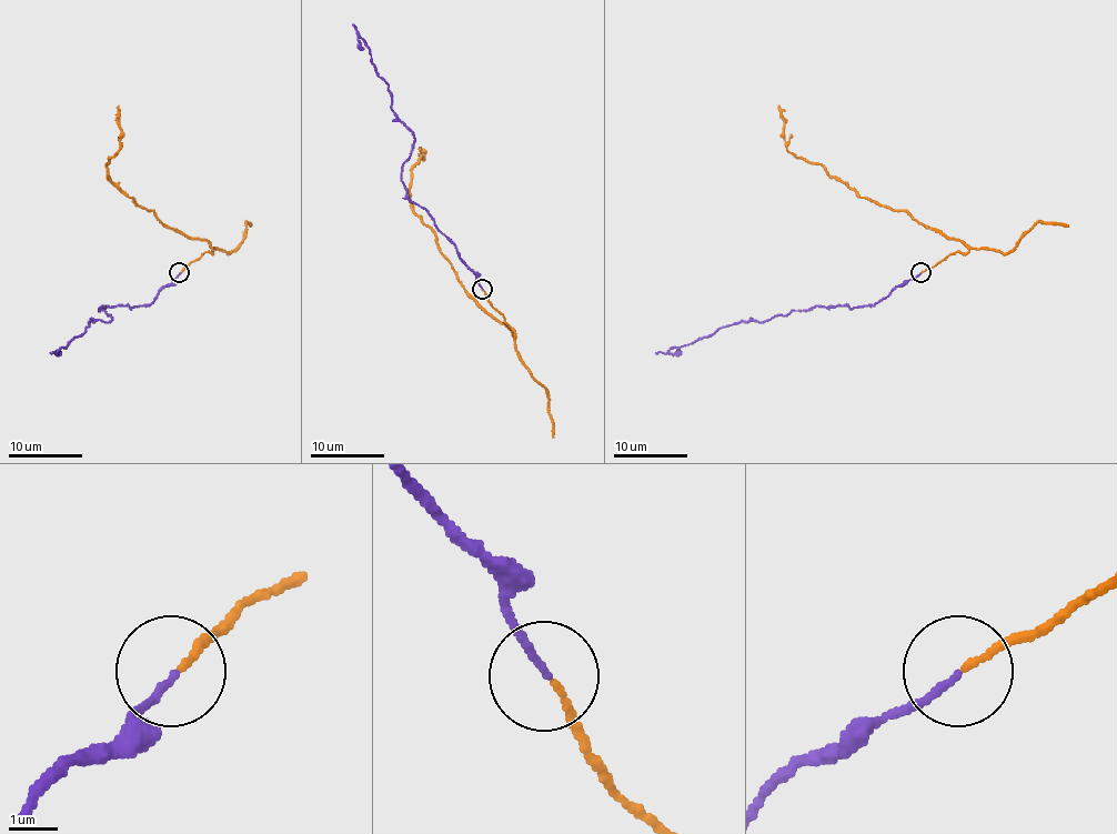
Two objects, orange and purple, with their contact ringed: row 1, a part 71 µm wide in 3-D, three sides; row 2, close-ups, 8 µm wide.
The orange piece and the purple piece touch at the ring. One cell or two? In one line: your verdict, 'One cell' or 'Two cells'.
One cell

